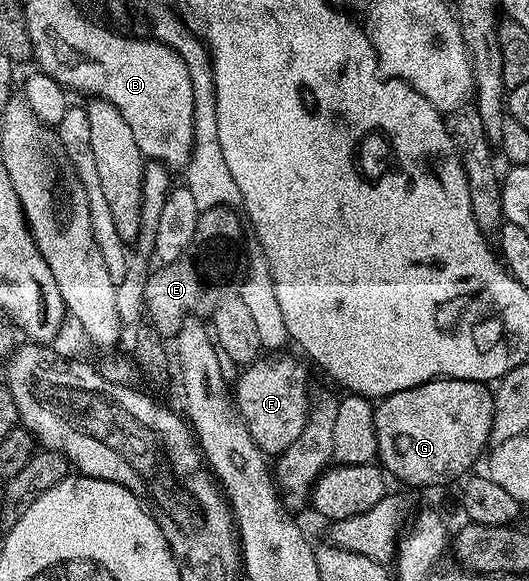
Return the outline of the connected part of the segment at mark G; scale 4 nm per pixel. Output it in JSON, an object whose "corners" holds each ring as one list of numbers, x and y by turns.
{"corners":[[446,377,427,381,413,389,403,389,383,398,375,406,379,464,391,476,393,473,398,480,405,481,408,485,444,485,455,477,463,478,469,472,467,469,479,459,480,452,482,457,489,448,488,436,492,430,494,415,493,396,493,390,483,381]]}

